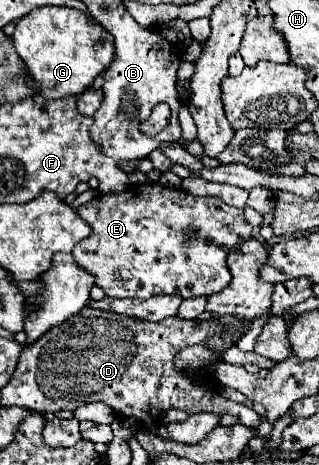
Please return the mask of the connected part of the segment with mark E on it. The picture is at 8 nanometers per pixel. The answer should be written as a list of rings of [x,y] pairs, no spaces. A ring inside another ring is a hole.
[[[157,182],[133,184],[117,194],[101,194],[77,208],[79,216],[89,222],[91,236],[73,248],[75,262],[95,274],[95,284],[111,298],[147,300],[159,294],[181,294],[183,298],[209,296],[227,288],[231,272],[227,268],[229,250],[251,238],[253,226],[245,220],[243,210],[231,208],[219,198],[199,198],[181,188],[167,188]]]

